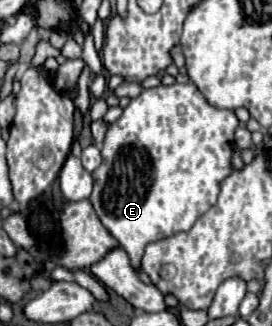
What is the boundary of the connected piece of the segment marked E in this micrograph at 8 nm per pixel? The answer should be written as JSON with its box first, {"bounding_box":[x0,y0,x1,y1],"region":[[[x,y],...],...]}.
{"bounding_box":[89,82,239,271],"region":[[[175,82],[171,86],[161,84],[157,88],[143,90],[123,110],[123,116],[109,126],[101,150],[103,164],[93,172],[95,186],[89,200],[103,226],[129,254],[135,271],[141,269],[143,248],[149,242],[189,230],[197,222],[197,218],[217,202],[217,184],[233,170],[231,146],[237,126],[239,120],[235,112],[209,106],[197,86],[191,82]]]}

